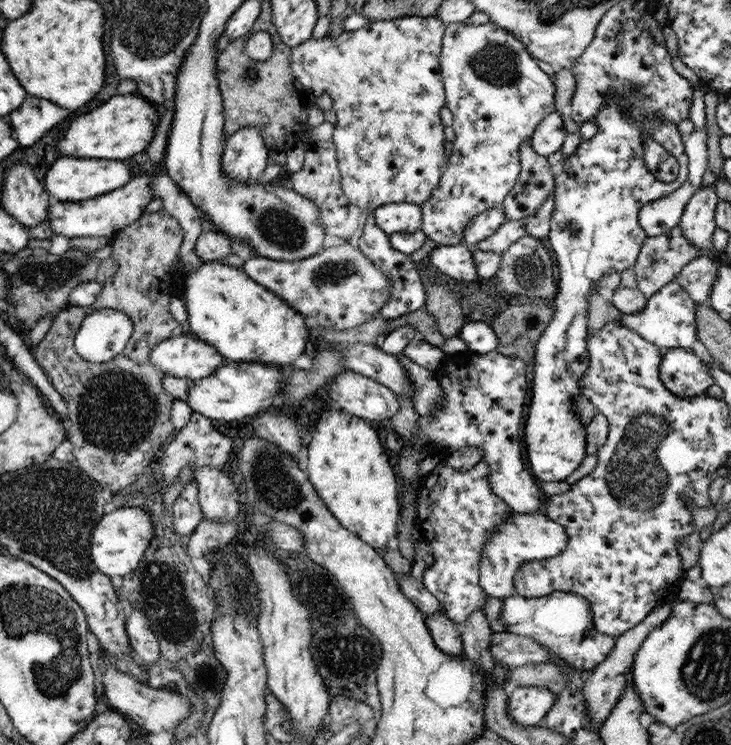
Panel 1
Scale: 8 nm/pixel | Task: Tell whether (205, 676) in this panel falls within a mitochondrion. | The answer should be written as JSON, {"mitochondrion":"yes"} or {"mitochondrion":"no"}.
{"mitochondrion":"yes"}

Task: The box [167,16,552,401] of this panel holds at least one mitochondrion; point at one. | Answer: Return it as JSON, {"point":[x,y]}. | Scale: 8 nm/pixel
{"point":[497,64]}

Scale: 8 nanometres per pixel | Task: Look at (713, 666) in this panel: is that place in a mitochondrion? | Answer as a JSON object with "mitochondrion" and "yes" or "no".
{"mitochondrion":"yes"}

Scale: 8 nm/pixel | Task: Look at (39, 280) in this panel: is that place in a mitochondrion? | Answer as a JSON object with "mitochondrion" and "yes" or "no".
{"mitochondrion":"yes"}

